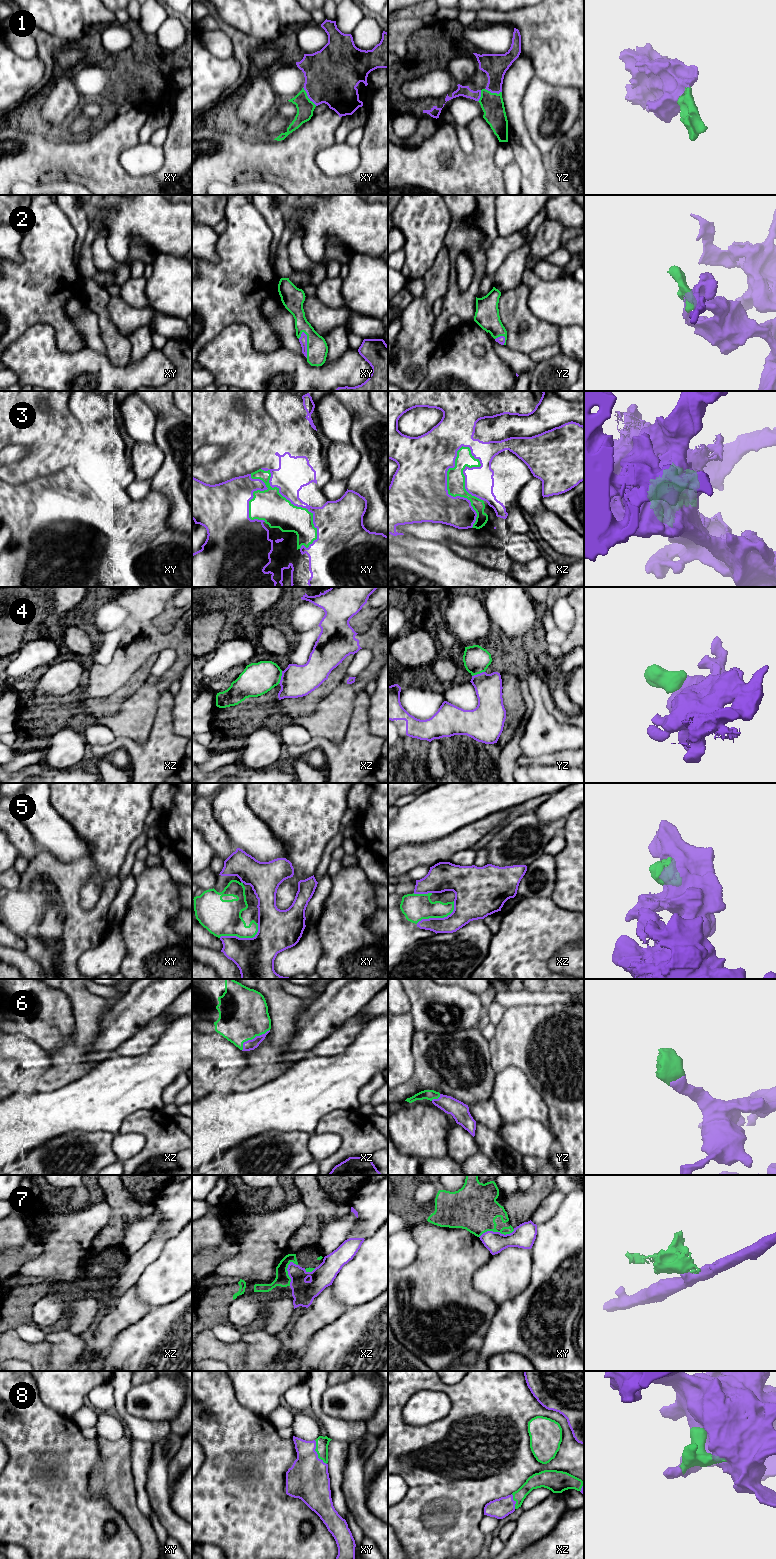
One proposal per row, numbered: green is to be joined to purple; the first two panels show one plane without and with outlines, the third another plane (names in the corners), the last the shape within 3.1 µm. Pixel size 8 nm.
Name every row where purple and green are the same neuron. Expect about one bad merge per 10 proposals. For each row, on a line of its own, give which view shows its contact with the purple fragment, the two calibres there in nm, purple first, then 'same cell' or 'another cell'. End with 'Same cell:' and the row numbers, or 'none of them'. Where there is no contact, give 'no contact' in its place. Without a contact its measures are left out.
1: contact in xy; calibres 440 and 140 nm; same cell
2: contact in xy; calibres 60 and 170 nm; same cell
3: contact in xz; calibres 460 and 140 nm; same cell
4: contact in xz; calibres 260 and 260 nm; same cell
5: contact in xy; calibres 320 and 300 nm; same cell
6: contact in xz; calibres 80 and 400 nm; same cell
7: contact in xy; calibres 190 and 360 nm; another cell
8: contact in xy; calibres 340 and 100 nm; same cell
Same cell: 1, 2, 3, 4, 5, 6, 8

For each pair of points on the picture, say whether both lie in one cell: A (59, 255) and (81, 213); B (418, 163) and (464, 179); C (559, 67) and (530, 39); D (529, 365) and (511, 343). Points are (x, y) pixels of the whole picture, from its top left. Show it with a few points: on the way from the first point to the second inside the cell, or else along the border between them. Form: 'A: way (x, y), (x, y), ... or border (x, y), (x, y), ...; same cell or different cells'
A: border (59, 208), (76, 234), (75, 250); different cells
B: way (429, 165), (437, 165), (453, 175); same cell
C: way (552, 60), (537, 45); same cell
D: border (505, 345), (529, 355); different cells

